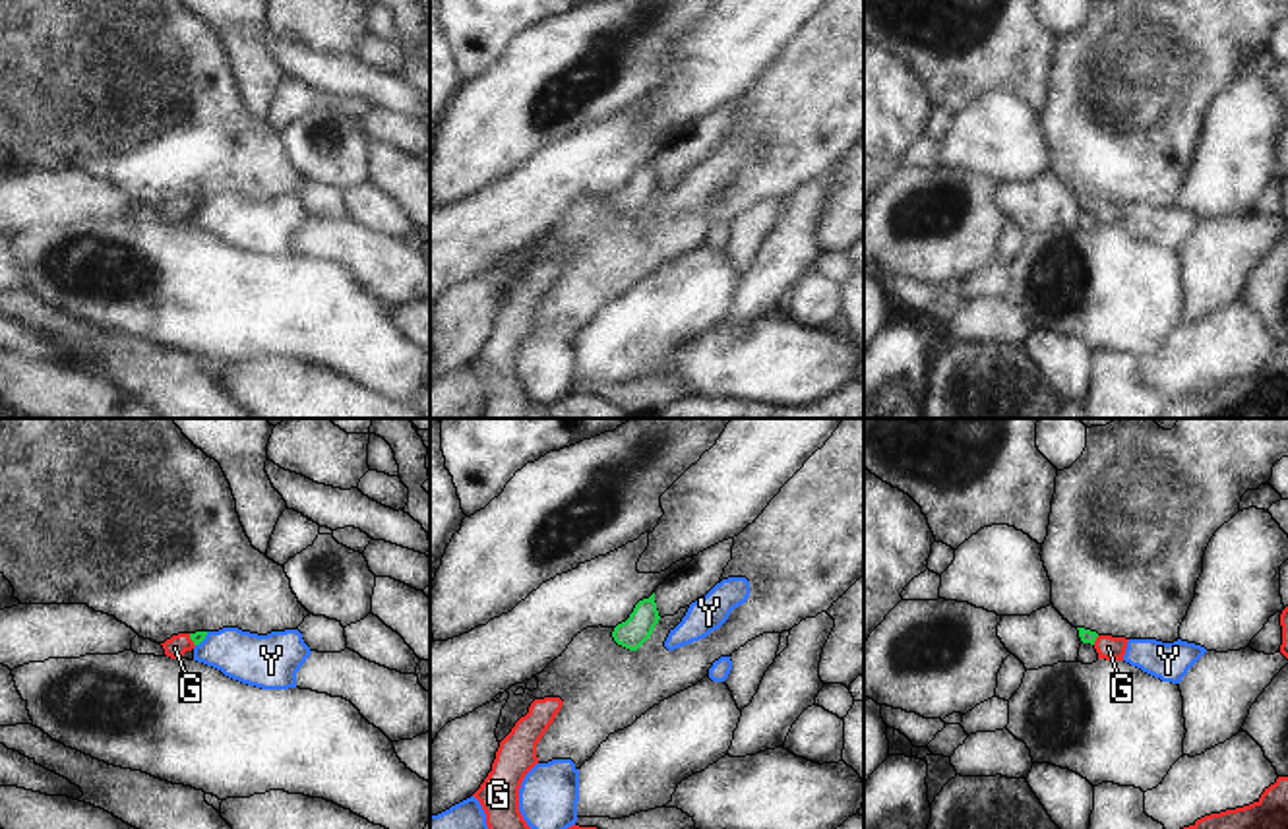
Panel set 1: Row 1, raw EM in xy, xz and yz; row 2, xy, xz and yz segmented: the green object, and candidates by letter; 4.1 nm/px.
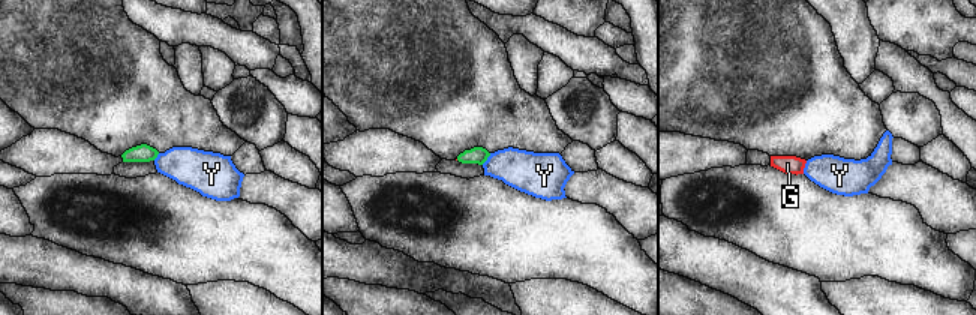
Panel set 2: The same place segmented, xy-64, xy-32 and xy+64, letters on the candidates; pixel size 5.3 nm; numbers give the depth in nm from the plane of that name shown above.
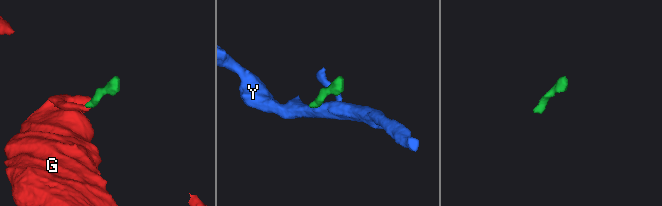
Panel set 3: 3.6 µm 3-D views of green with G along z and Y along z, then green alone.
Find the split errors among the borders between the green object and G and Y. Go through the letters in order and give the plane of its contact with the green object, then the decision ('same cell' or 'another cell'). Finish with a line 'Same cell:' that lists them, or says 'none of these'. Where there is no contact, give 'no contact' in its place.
G: yz | same cell
Y: xy | another cell
Same cell: G

